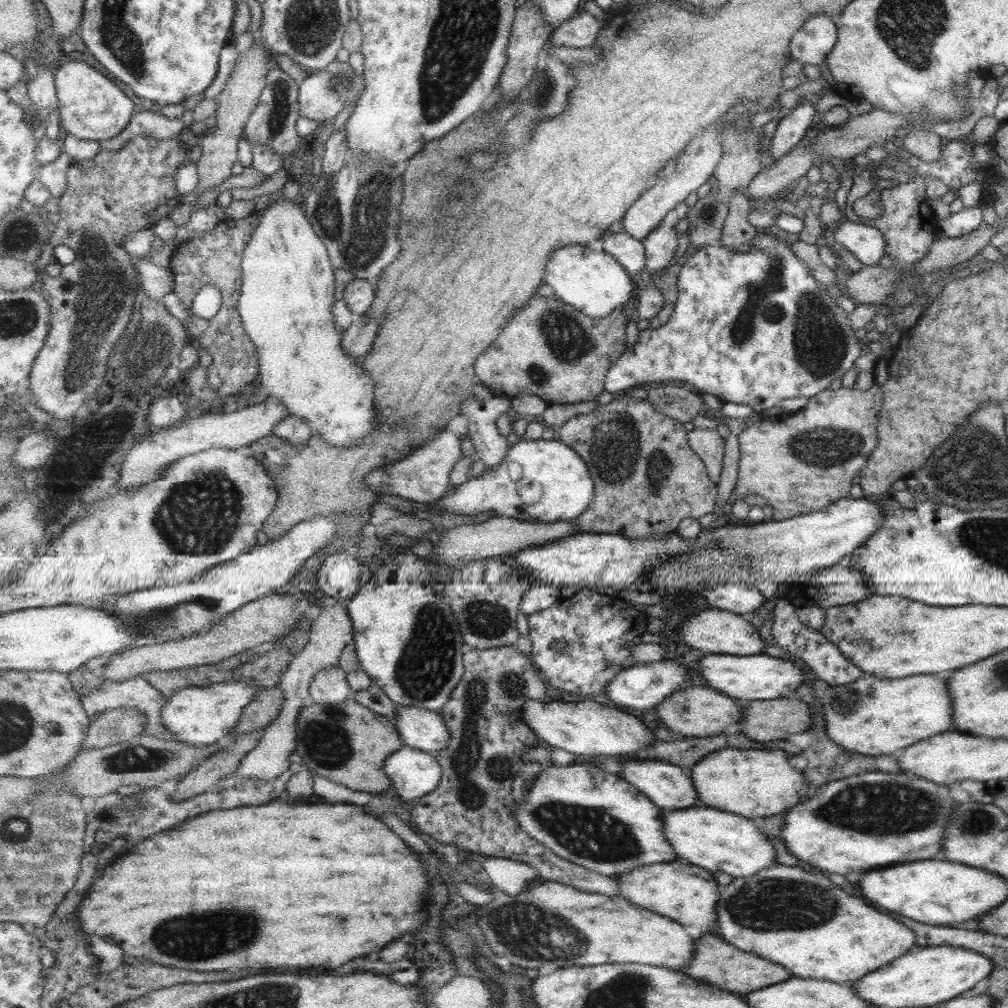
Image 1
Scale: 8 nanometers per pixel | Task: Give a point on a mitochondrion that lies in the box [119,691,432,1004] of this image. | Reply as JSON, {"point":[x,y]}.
{"point":[225,934]}

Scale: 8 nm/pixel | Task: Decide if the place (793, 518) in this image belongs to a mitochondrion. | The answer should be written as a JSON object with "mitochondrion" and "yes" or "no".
{"mitochondrion":"no"}

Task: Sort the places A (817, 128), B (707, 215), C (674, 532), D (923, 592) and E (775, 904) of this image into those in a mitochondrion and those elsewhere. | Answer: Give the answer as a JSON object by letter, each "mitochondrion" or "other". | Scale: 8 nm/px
{"A":"other","B":"mitochondrion","C":"other","D":"other","E":"mitochondrion"}

